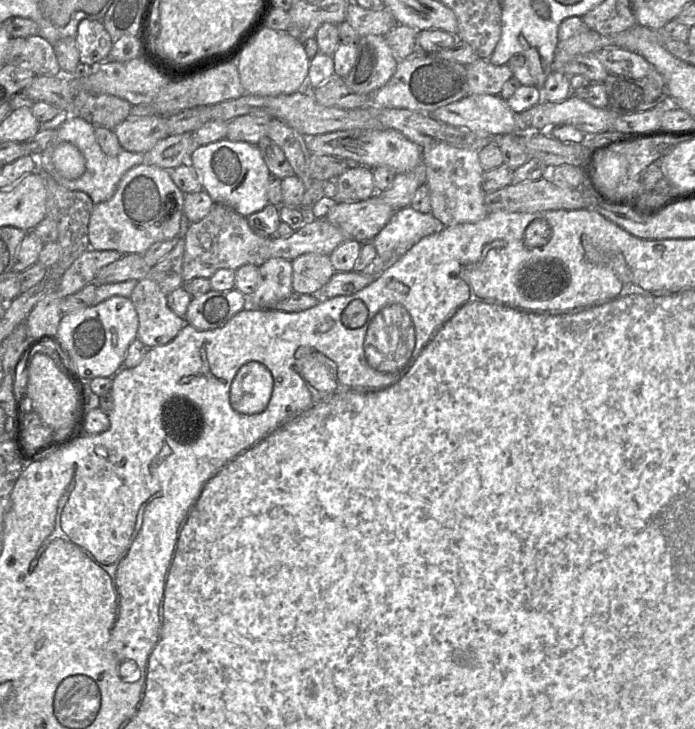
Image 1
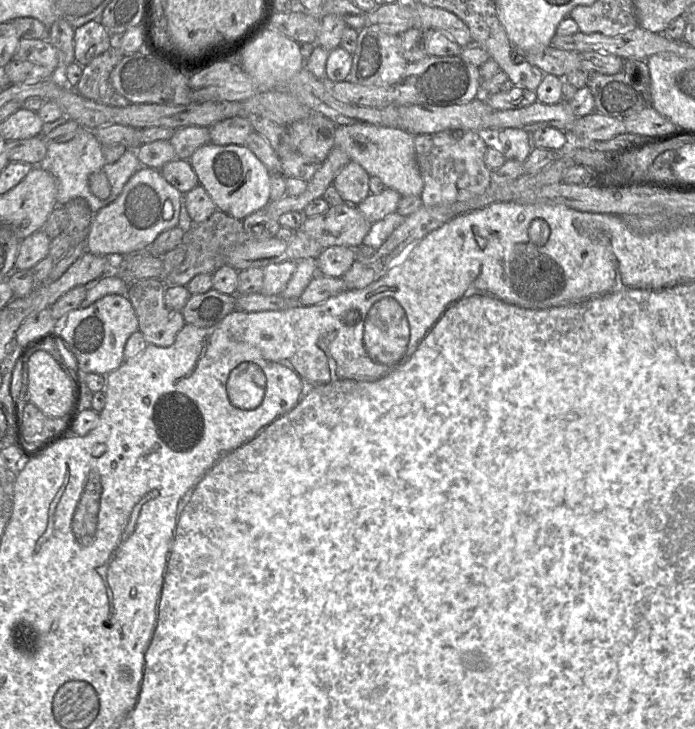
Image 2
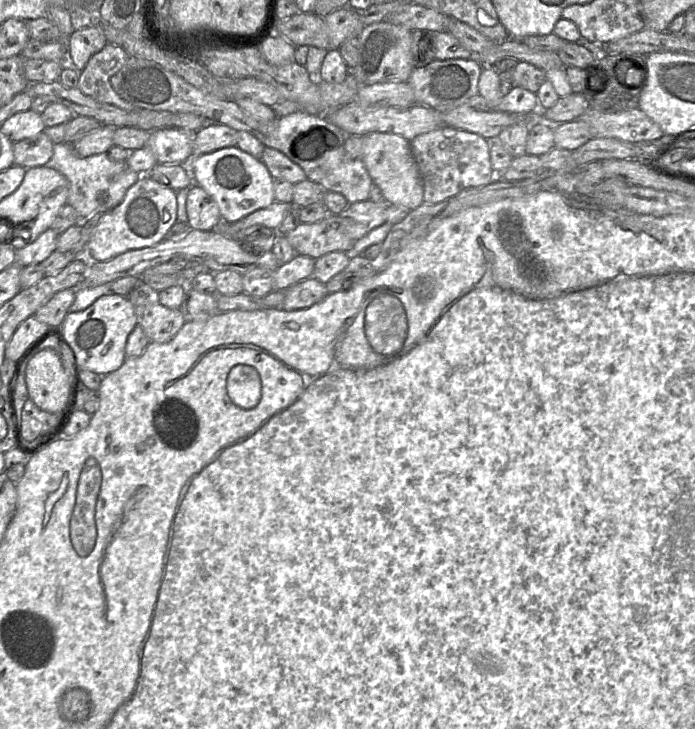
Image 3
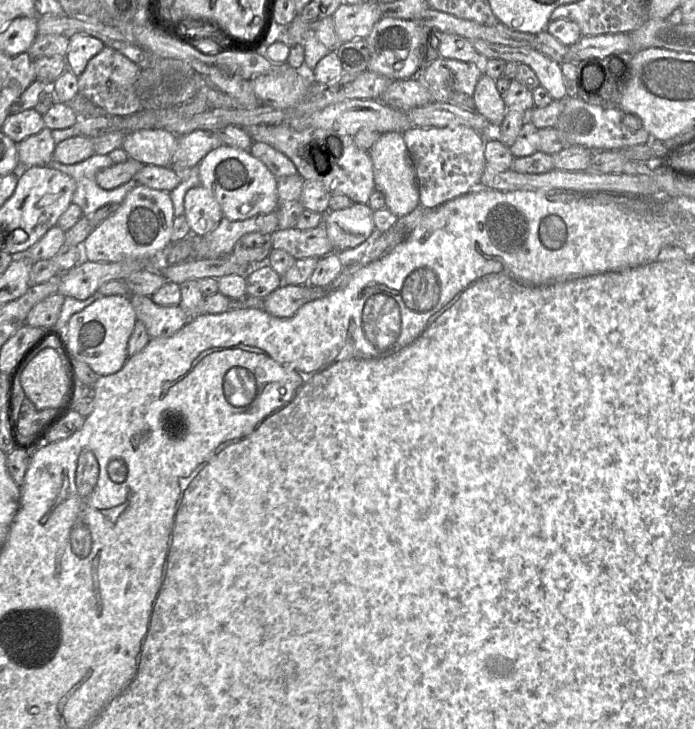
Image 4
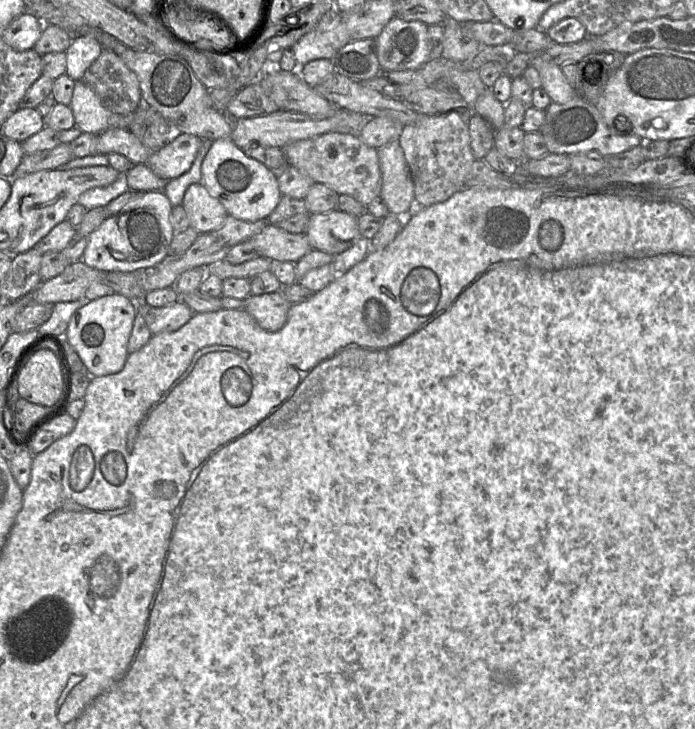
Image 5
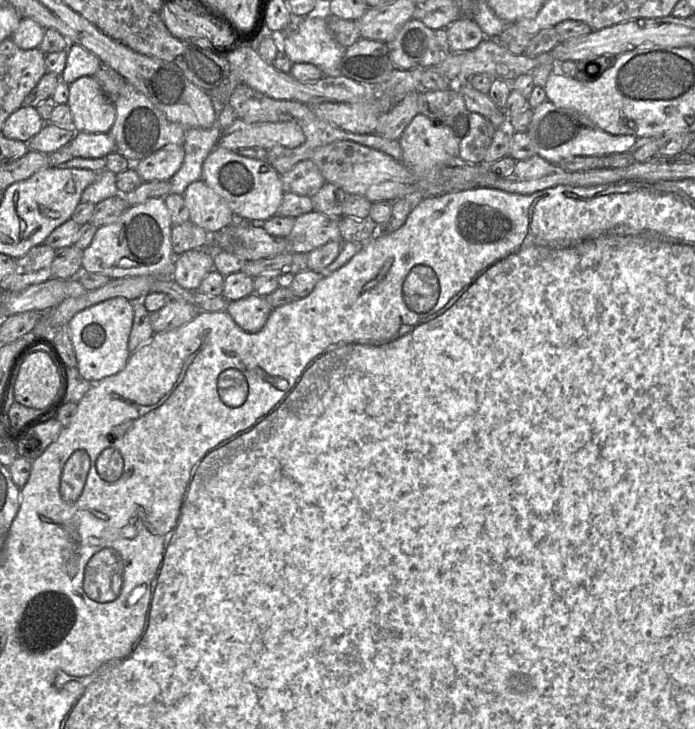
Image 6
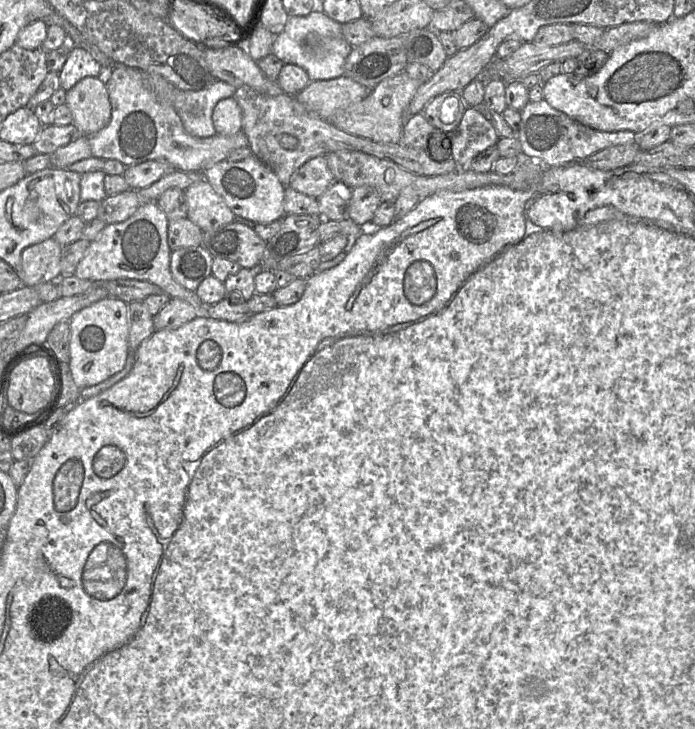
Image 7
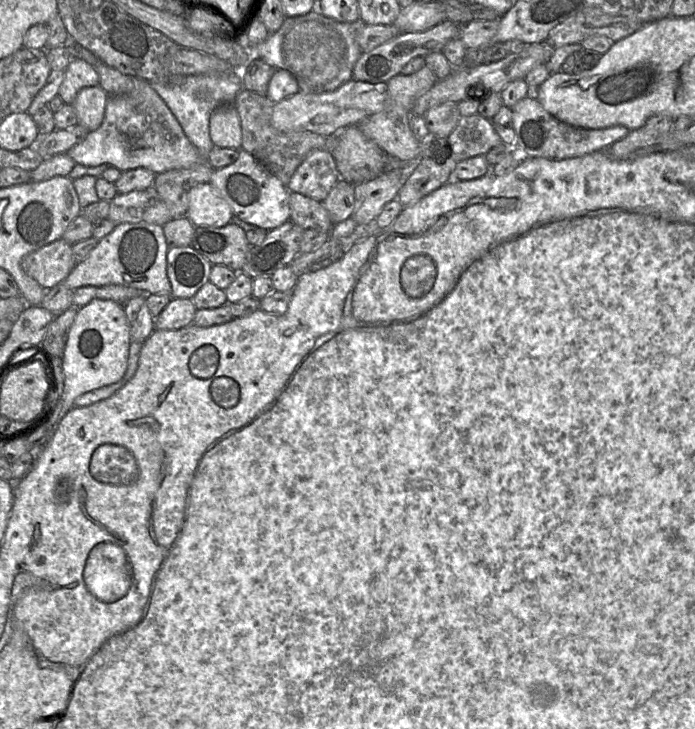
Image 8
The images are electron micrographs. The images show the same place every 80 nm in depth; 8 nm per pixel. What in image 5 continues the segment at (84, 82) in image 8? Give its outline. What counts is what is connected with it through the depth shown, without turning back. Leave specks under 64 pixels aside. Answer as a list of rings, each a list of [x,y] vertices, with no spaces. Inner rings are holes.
[[[73,35],[66,53],[66,74],[75,81],[82,80],[85,71],[99,57],[103,48],[99,42],[85,35]]]

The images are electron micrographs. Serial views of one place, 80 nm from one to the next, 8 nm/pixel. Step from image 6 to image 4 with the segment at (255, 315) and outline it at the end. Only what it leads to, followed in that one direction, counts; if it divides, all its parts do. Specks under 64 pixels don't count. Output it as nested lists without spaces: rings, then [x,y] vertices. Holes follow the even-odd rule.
[[[281,285],[264,298],[264,310],[278,318],[290,318],[310,301],[309,286]]]

